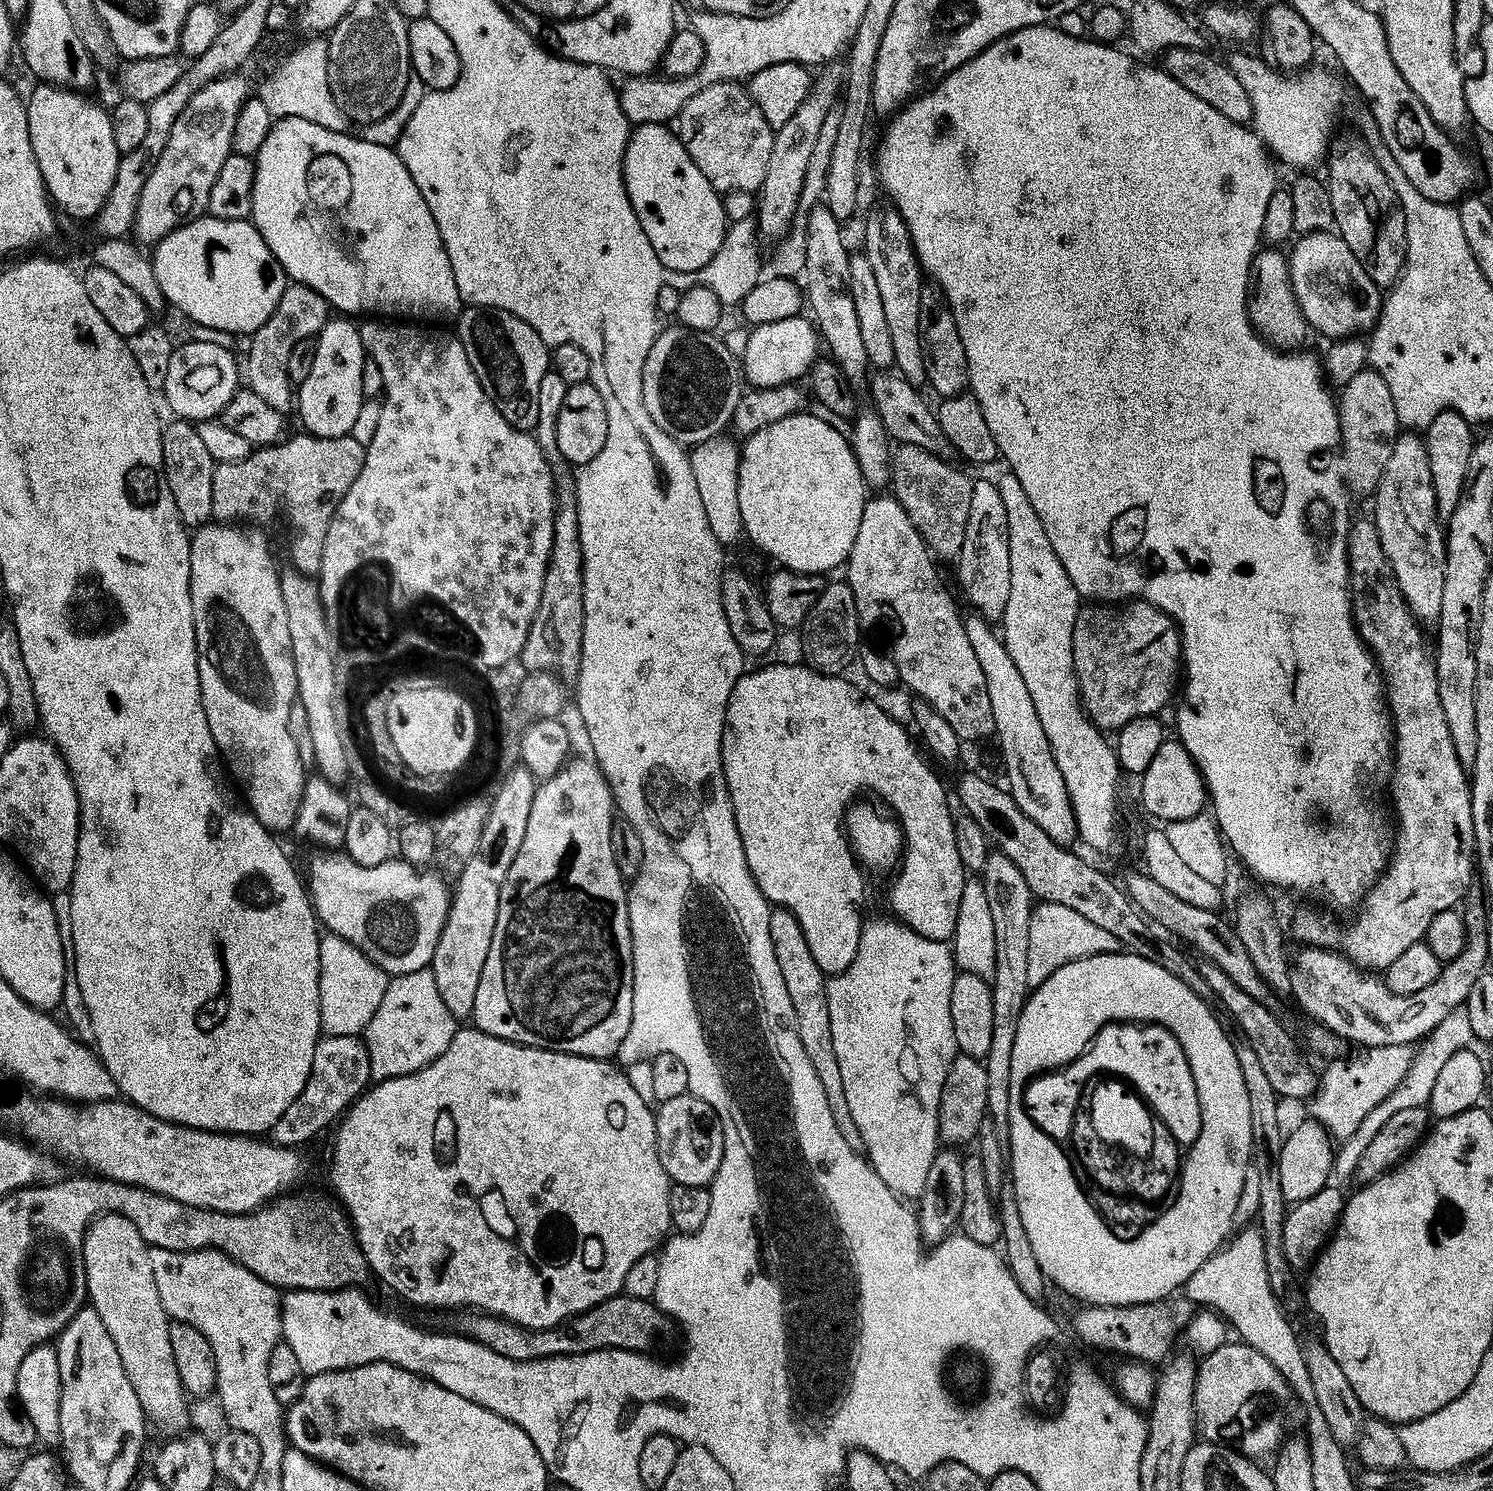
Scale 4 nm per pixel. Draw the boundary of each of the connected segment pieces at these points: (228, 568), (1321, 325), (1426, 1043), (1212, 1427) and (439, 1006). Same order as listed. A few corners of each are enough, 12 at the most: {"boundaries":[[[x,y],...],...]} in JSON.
{"boundaries":[[[236,522],[191,533],[202,710],[258,822],[306,766],[280,572]],[[1332,230],[1287,253],[1309,329],[1357,335],[1382,292]],[[1454,1009],[1419,1045],[1409,1073],[1339,1145],[1331,1173],[1353,1183],[1374,1134],[1423,1108],[1442,1066],[1469,1047],[1470,1014]],[[1254,1346],[1199,1361],[1199,1435],[1281,1451],[1294,1393]],[[431,969],[391,977],[364,1031],[372,1080],[445,1052],[457,1017]]]}

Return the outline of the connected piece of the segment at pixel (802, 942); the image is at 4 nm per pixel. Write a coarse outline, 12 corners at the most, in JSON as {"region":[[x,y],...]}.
{"region":[[779,906],[770,942],[842,1138],[861,1147],[830,1034],[826,973]]}

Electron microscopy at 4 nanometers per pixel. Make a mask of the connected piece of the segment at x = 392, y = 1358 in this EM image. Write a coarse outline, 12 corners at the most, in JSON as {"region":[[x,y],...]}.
{"region":[[353,1286],[294,1289],[282,1340],[302,1370],[385,1360],[444,1386],[444,1338]]}

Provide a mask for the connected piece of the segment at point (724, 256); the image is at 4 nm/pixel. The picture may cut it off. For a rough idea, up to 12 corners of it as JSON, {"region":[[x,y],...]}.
{"region":[[754,216],[731,223],[700,270],[664,266],[662,285],[702,285],[739,305],[759,283]]}

